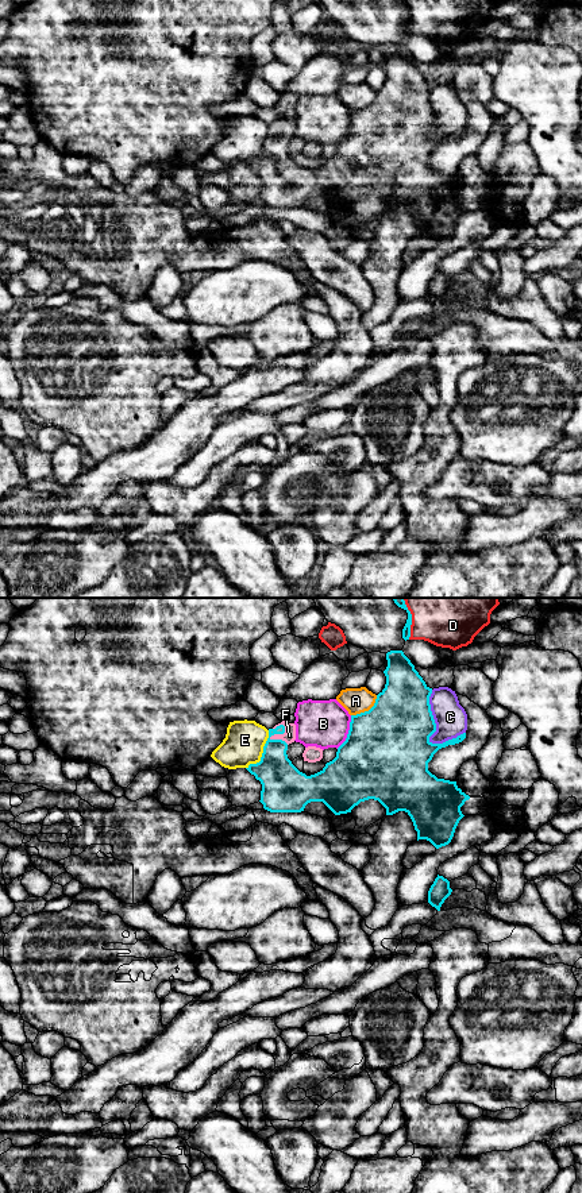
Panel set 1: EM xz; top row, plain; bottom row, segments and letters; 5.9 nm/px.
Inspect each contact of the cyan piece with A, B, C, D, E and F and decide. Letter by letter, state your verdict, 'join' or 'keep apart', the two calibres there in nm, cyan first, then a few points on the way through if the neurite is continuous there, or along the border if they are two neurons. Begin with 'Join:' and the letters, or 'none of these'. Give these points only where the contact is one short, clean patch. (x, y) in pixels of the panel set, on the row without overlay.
Join: F
A: keep apart; calibres 500 and 160 nm
B: keep apart; calibres 500 and 280 nm
C: keep apart; calibres 420 and 190 nm
D: keep apart; calibres 50 and 260 nm
E: keep apart; calibres 280 and 240 nm
F: join; calibres 220 and 80 nm

